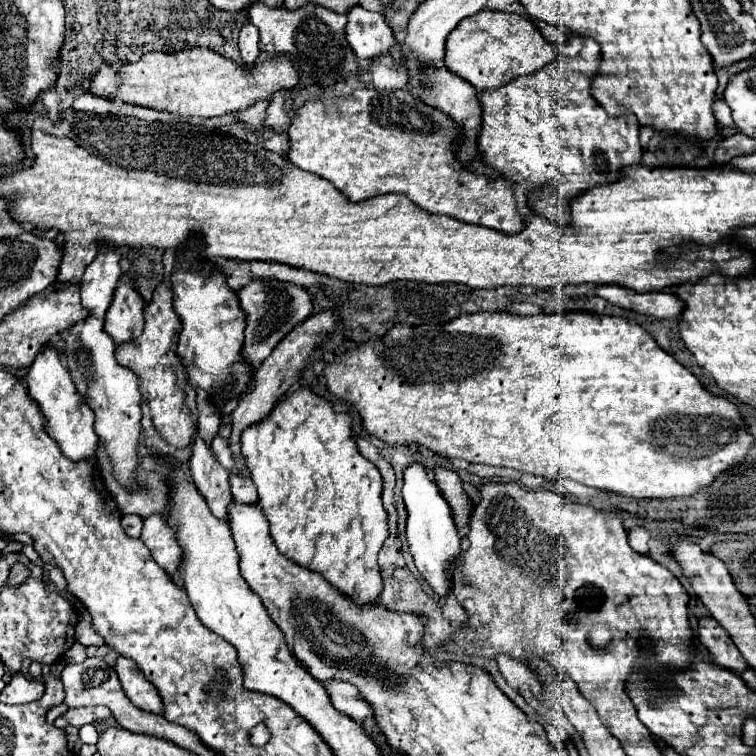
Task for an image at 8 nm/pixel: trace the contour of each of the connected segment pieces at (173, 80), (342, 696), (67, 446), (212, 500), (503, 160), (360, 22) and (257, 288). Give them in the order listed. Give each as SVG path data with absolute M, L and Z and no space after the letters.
M188 48L176 54L148 52L132 64L102 64L90 82L90 92L102 98L120 98L134 106L166 110L172 114L214 118L248 108L260 98L298 84L298 72L286 56L256 64L252 70L204 48Z
M328 680L328 682L324 682L324 688L326 688L334 708L340 710L342 714L350 716L352 720L362 722L366 716L372 714L372 706L368 706L360 698L356 686L348 684L348 682L342 682L342 680Z
M46 348L40 356L38 362L30 366L30 372L26 376L28 382L28 394L38 402L42 414L44 414L44 430L50 434L52 440L60 446L62 454L70 458L72 462L80 460L92 460L96 458L96 448L98 448L98 438L94 432L94 414L88 404L84 404L84 398L76 392L72 378L68 370L62 366L60 354L54 352L54 348Z
M196 438L192 446L192 458L188 462L190 472L194 476L194 486L198 492L204 496L208 502L210 512L228 524L228 506L234 500L230 492L230 482L228 482L228 470L216 462L204 440Z
M570 34L562 52L548 66L536 74L514 78L508 84L486 90L480 96L482 104L482 130L478 136L480 160L494 168L502 178L514 182L524 190L526 206L550 220L558 228L572 224L570 202L592 186L612 184L620 178L620 168L630 164L642 164L642 146L638 142L640 124L632 118L608 118L600 104L590 94L590 82L596 76L602 52L592 38L580 38Z
M362 6L348 12L346 40L358 58L376 58L394 48L394 36L384 16Z
M254 278L248 286L238 290L240 304L244 312L248 314L248 326L246 326L246 338L244 338L244 350L242 356L252 364L252 370L260 366L264 358L276 348L276 344L300 322L304 322L312 314L312 300L308 292L296 284L290 282L278 282L278 280L264 280Z

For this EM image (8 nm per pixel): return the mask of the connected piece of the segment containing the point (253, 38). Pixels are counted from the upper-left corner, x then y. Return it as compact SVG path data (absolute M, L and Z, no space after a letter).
M246 24L242 30L240 30L240 38L238 38L238 48L240 48L240 54L242 54L242 60L250 66L256 62L260 50L258 50L258 30L254 24Z

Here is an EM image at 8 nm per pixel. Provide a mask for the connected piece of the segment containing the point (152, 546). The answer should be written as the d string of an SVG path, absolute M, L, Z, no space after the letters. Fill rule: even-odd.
M150 514L142 518L142 522L144 522L144 528L142 528L140 540L146 544L156 564L168 576L172 576L180 568L180 562L182 562L180 556L184 554L182 546L176 540L176 530L168 526L164 514Z

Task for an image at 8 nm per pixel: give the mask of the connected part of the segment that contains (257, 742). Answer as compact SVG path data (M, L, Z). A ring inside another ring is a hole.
M256 724L254 730L248 734L248 740L252 746L264 746L268 740L270 740L270 734L268 734L268 728L264 724Z

